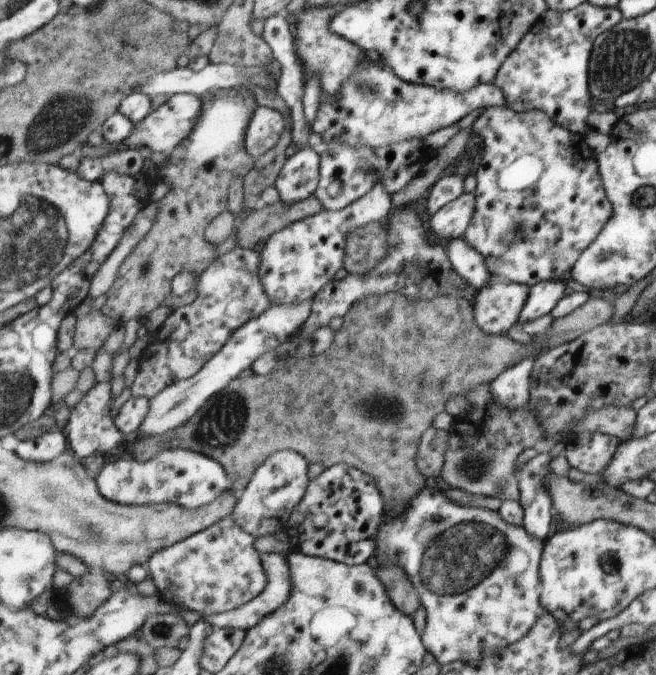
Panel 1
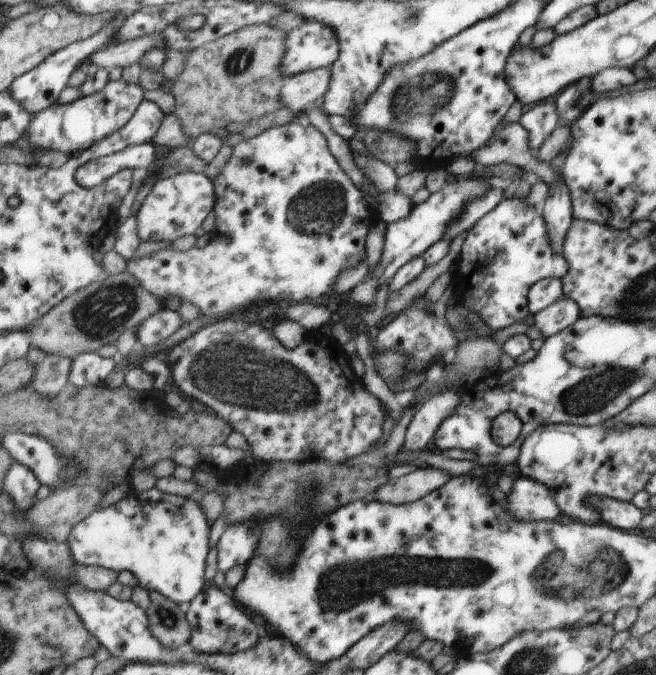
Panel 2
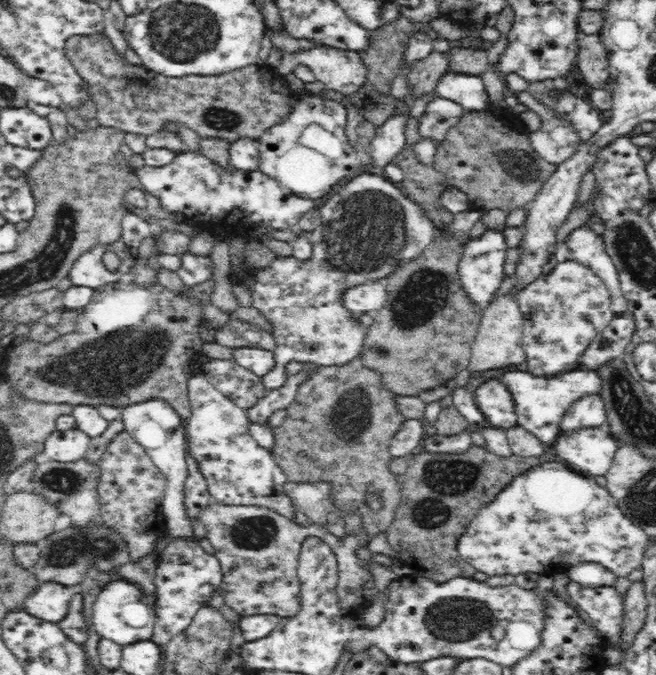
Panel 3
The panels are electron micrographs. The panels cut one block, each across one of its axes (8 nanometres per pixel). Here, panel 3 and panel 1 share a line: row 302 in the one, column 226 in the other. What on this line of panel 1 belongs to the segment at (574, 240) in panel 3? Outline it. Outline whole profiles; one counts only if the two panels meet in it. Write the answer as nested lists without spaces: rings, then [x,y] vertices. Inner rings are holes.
[[[261,553],[265,567],[269,570],[268,588],[251,603],[233,611],[226,611],[204,617],[216,628],[237,628],[247,631],[257,627],[267,616],[273,615],[284,603],[292,598],[296,586],[292,582],[292,568],[287,556]]]

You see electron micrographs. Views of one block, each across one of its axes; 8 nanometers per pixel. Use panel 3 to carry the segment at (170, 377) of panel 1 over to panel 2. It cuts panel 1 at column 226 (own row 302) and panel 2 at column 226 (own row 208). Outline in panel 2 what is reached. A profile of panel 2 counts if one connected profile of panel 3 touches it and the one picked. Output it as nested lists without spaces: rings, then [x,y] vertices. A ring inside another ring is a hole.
[[[226,320],[226,322],[220,322],[220,324],[216,324],[216,326],[209,326],[204,327],[201,331],[198,331],[196,334],[193,334],[188,340],[185,340],[182,344],[179,344],[177,347],[174,347],[170,354],[168,355],[170,366],[172,366],[172,372],[173,372],[173,379],[175,380],[175,384],[177,387],[182,390],[184,396],[188,398],[190,401],[200,401],[202,405],[209,406],[216,412],[218,412],[219,416],[222,417],[224,420],[227,420],[232,426],[235,428],[236,431],[239,431],[242,433],[245,438],[248,440],[250,447],[252,448],[252,454],[253,456],[256,456],[260,462],[283,462],[283,463],[292,463],[294,461],[312,461],[312,460],[320,460],[320,461],[328,461],[329,463],[336,463],[336,464],[344,464],[340,463],[344,460],[348,460],[349,458],[354,458],[355,456],[358,456],[358,454],[362,454],[362,452],[366,452],[380,436],[382,436],[382,423],[384,422],[382,420],[383,412],[380,410],[380,402],[378,402],[378,398],[376,396],[372,396],[360,382],[358,382],[358,379],[356,376],[354,376],[354,372],[352,372],[352,368],[350,368],[350,364],[348,364],[348,358],[346,358],[347,354],[344,354],[344,350],[338,346],[338,344],[332,344],[330,340],[334,340],[335,338],[330,338],[330,336],[326,336],[324,332],[320,330],[312,330],[310,332],[307,332],[306,334],[306,340],[303,343],[300,343],[298,346],[295,346],[294,348],[286,348],[279,340],[278,337],[274,334],[274,332],[268,328],[265,328],[262,326],[262,324],[240,324],[240,320]]]

